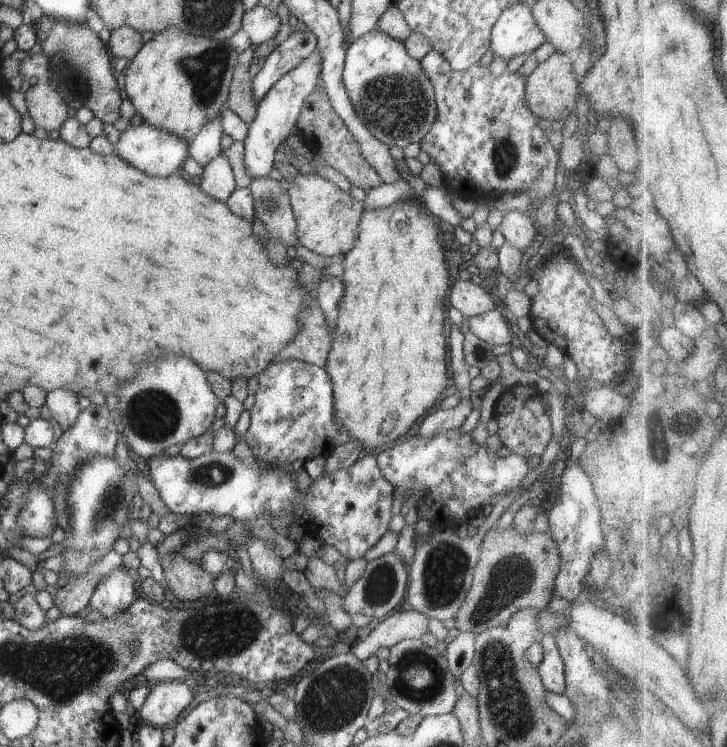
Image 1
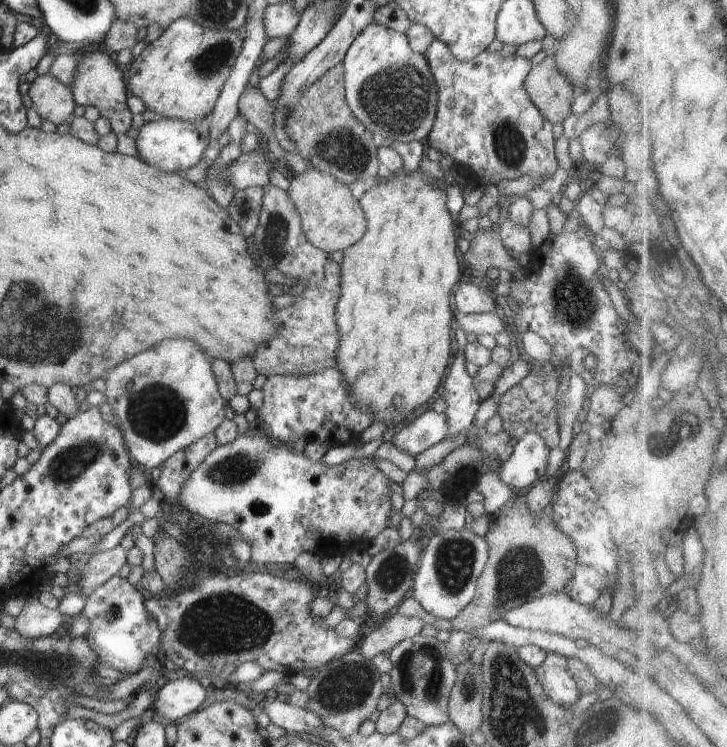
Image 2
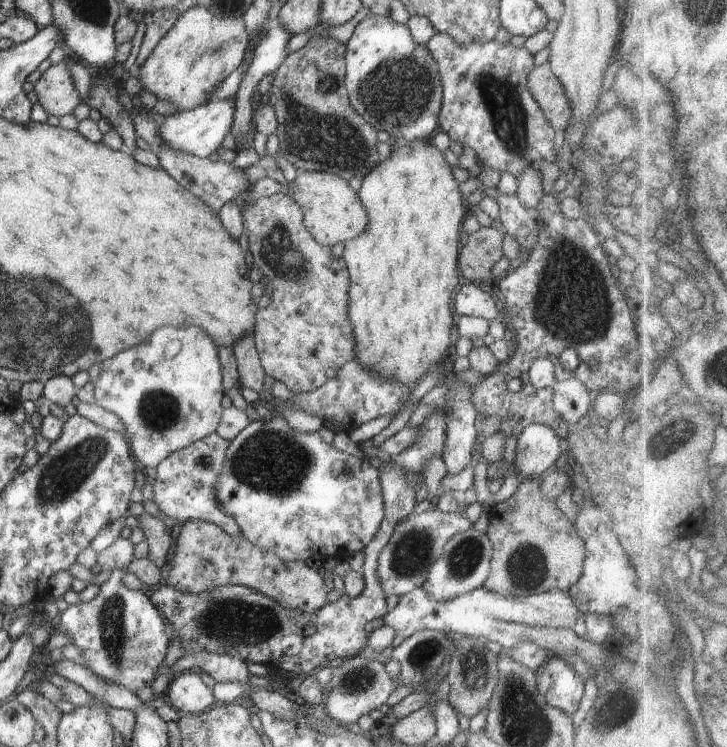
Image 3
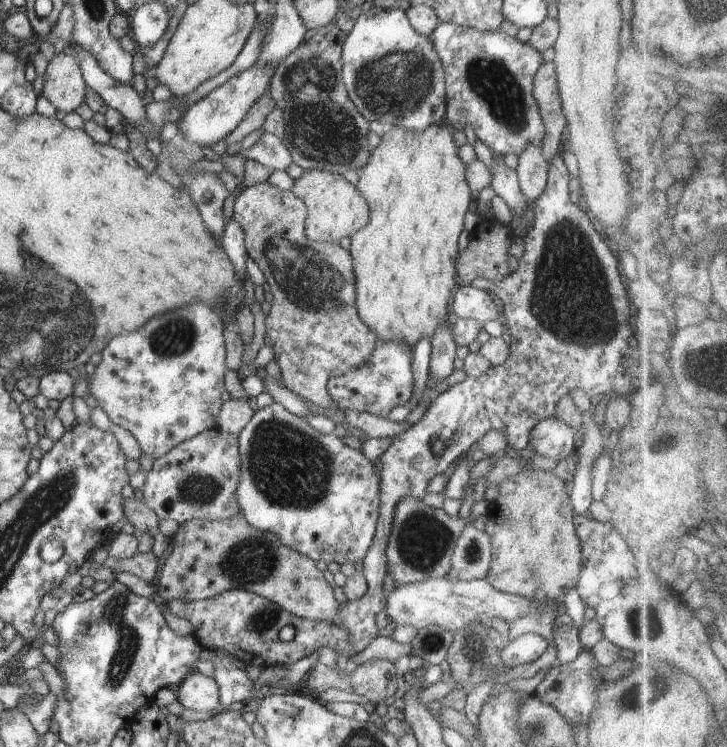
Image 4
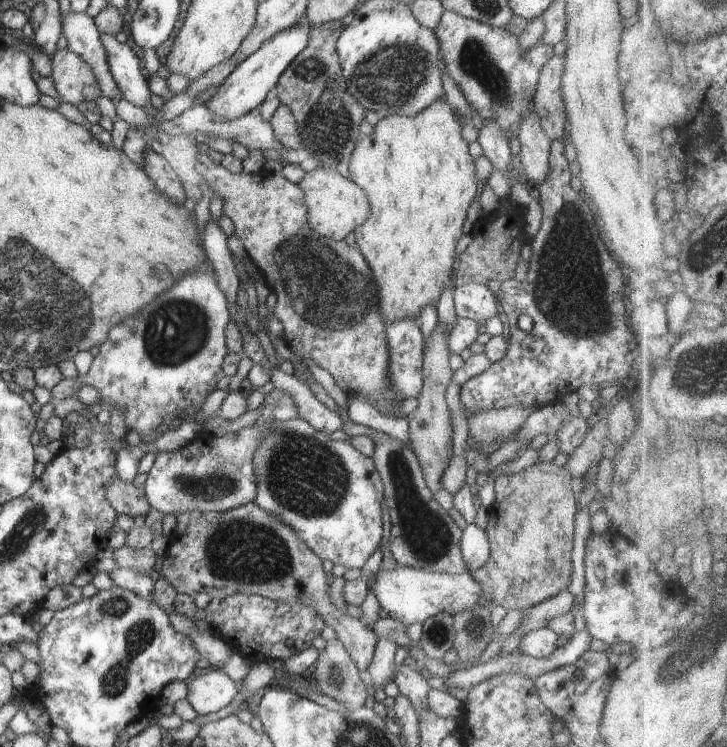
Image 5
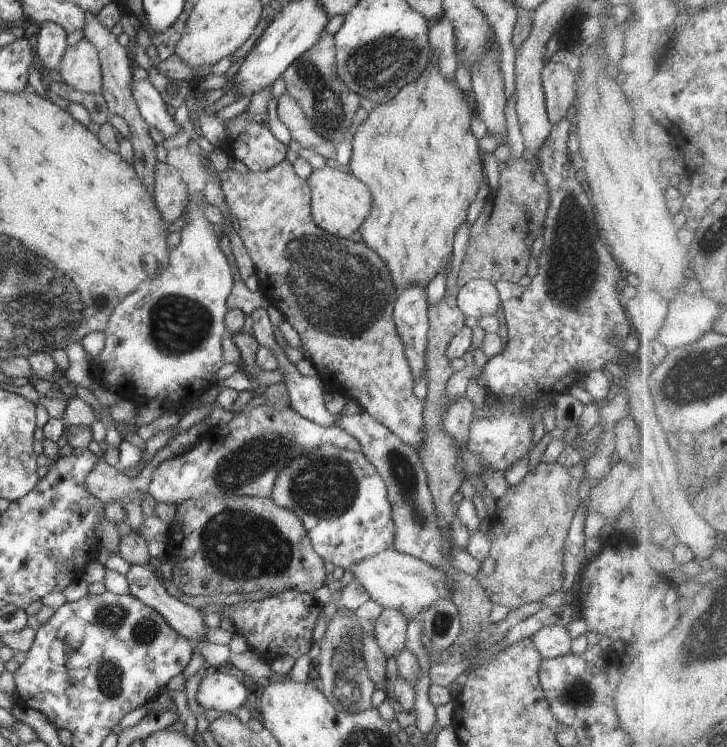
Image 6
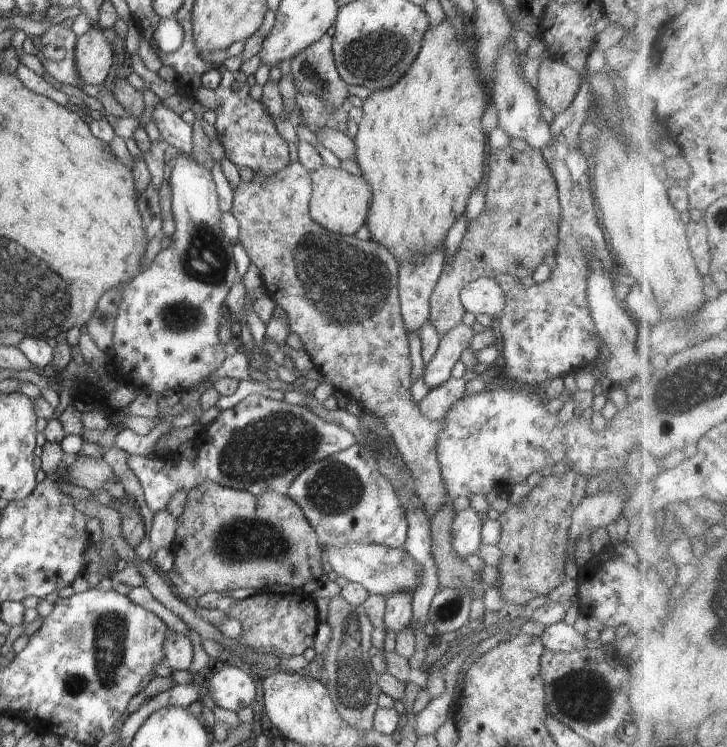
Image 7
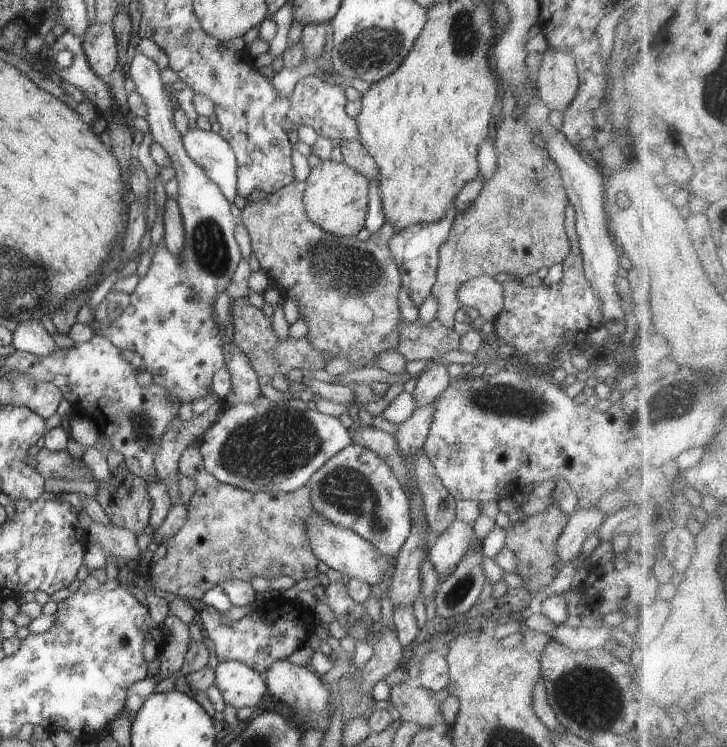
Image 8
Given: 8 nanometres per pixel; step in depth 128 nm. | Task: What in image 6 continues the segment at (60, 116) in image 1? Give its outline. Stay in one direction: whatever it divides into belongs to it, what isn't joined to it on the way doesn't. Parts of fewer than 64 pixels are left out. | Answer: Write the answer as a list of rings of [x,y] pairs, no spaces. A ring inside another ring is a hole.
[[[86,38],[67,47],[58,71],[61,81],[74,90],[100,94],[102,73],[98,51]]]

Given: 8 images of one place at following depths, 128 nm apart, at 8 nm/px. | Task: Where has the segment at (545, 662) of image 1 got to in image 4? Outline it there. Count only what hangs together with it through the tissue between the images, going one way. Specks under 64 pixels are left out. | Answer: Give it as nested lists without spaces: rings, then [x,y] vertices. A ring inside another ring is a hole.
[[[590,650],[581,651],[572,662],[553,664],[545,678],[536,687],[534,694],[542,702],[553,706],[573,728],[580,723],[587,725],[594,712],[598,690],[601,688],[600,686],[596,687],[590,678],[590,670],[594,667],[600,670]]]

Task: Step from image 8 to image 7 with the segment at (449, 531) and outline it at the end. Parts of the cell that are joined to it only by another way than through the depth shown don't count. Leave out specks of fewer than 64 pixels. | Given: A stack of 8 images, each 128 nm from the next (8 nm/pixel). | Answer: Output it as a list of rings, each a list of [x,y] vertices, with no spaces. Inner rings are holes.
[[[471,507],[458,511],[451,526],[451,541],[455,553],[466,560],[468,555],[477,554],[483,545],[481,539],[482,520]]]

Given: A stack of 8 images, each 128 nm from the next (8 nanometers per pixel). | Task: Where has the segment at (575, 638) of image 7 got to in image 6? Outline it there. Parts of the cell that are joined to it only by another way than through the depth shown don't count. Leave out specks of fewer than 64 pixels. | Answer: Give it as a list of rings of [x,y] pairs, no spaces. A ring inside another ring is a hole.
[[[550,625],[542,627],[531,637],[542,658],[556,658],[571,652],[572,638],[564,627]]]

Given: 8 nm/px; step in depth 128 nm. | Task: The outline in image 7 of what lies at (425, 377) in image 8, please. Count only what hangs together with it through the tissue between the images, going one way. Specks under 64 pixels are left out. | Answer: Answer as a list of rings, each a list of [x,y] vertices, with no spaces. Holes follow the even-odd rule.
[[[462,322],[440,337],[439,347],[423,374],[430,389],[439,387],[450,378],[450,369],[461,360],[474,335],[472,327]]]

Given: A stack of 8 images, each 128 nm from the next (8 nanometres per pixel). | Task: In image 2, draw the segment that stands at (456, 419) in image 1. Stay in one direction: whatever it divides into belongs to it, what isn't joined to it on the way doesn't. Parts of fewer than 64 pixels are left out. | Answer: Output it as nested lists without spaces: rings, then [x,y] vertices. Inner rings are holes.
[[[424,409],[408,426],[399,426],[389,437],[398,450],[415,457],[449,436],[447,416]]]

